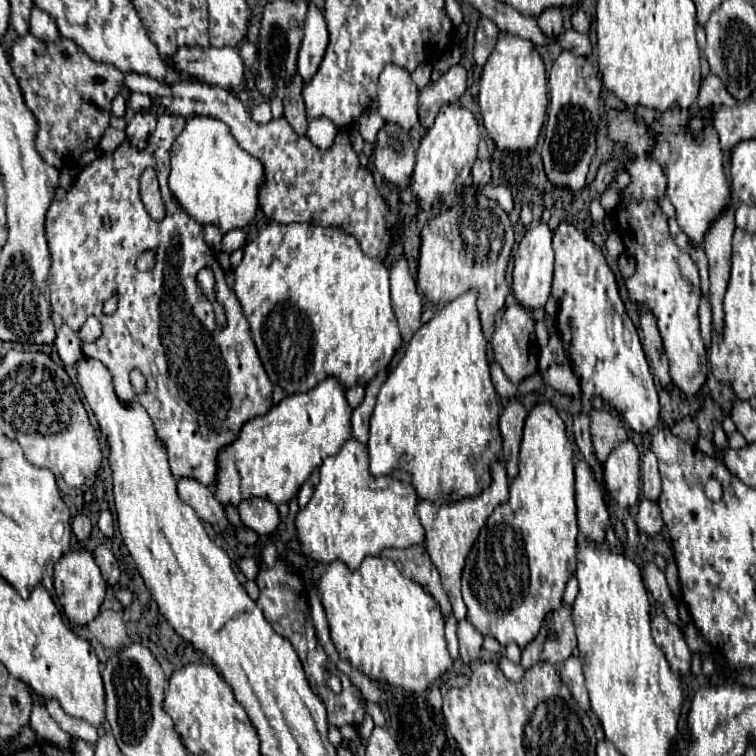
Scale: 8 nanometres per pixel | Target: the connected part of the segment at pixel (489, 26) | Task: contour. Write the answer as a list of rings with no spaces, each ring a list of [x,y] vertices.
[[[483,17],[479,21],[479,27],[475,31],[475,63],[479,69],[483,69],[483,65],[487,63],[491,51],[495,49],[495,43],[497,43],[497,35],[499,35],[499,29],[495,27],[495,23],[491,23],[491,19]]]

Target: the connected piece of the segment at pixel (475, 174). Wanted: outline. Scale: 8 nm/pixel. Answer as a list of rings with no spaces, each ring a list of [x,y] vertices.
[[[477,159],[471,171],[471,181],[475,185],[487,185],[491,181],[491,165],[487,159]]]

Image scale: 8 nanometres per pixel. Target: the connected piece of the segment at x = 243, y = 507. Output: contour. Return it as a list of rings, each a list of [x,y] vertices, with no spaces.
[[[243,499],[243,503],[239,503],[237,509],[245,527],[257,531],[259,535],[271,535],[281,523],[277,505],[273,505],[267,499]]]

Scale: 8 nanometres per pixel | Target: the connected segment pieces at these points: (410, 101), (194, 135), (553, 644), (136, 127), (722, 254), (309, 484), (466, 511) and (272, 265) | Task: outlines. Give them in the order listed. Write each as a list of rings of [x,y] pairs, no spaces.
[[[387,65],[377,85],[379,115],[409,131],[419,121],[418,89],[411,75],[395,65]]]
[[[201,115],[187,119],[185,129],[171,149],[169,187],[195,221],[201,225],[215,225],[221,233],[247,227],[255,219],[263,183],[265,169],[261,161],[239,147],[223,121]]]
[[[561,603],[559,609],[549,613],[537,637],[523,647],[523,657],[521,665],[527,669],[531,663],[537,661],[547,661],[555,667],[567,659],[577,645],[575,639],[575,629],[573,629],[573,617],[571,617],[571,607],[567,603]]]
[[[139,111],[127,123],[125,133],[131,139],[131,143],[135,143],[135,147],[143,147],[143,143],[147,143],[147,135],[155,129],[155,125],[157,125],[157,117],[153,113]]]
[[[729,207],[709,229],[703,249],[709,259],[709,301],[713,311],[713,331],[723,329],[723,295],[731,271],[731,235],[735,231],[735,209]]]
[[[313,471],[311,477],[301,485],[301,489],[299,489],[299,493],[297,493],[299,507],[305,507],[305,505],[307,505],[307,501],[311,499],[311,491],[315,489],[315,483],[319,483],[319,473],[317,473],[317,471]]]
[[[495,461],[491,463],[491,487],[487,491],[483,491],[481,495],[473,497],[473,499],[463,499],[459,503],[451,503],[451,505],[433,505],[429,501],[419,501],[417,503],[417,517],[425,529],[425,541],[423,547],[427,551],[427,555],[431,557],[431,563],[437,567],[439,575],[441,575],[441,585],[447,591],[451,605],[453,605],[453,615],[461,621],[467,615],[465,603],[461,599],[461,571],[465,567],[465,559],[481,531],[481,527],[485,525],[487,517],[491,515],[491,511],[499,505],[505,503],[509,499],[509,481],[507,481],[507,473],[505,467]]]
[[[267,223],[265,227],[259,229],[259,235],[245,245],[243,249],[243,261],[241,265],[235,269],[235,295],[243,307],[243,313],[251,325],[251,333],[253,333],[253,341],[259,349],[259,357],[263,361],[263,367],[269,375],[269,379],[273,383],[277,383],[287,395],[293,393],[303,393],[313,389],[319,381],[323,381],[325,377],[335,377],[339,381],[339,385],[343,389],[355,387],[355,385],[367,385],[379,371],[383,371],[389,361],[393,359],[395,351],[401,345],[401,333],[397,327],[397,319],[391,307],[391,297],[389,297],[389,271],[387,267],[377,261],[371,259],[369,255],[365,255],[357,243],[355,237],[349,237],[345,231],[337,229],[337,227],[321,227],[321,225],[309,225],[309,223],[291,223],[291,225],[281,225],[281,223]]]

